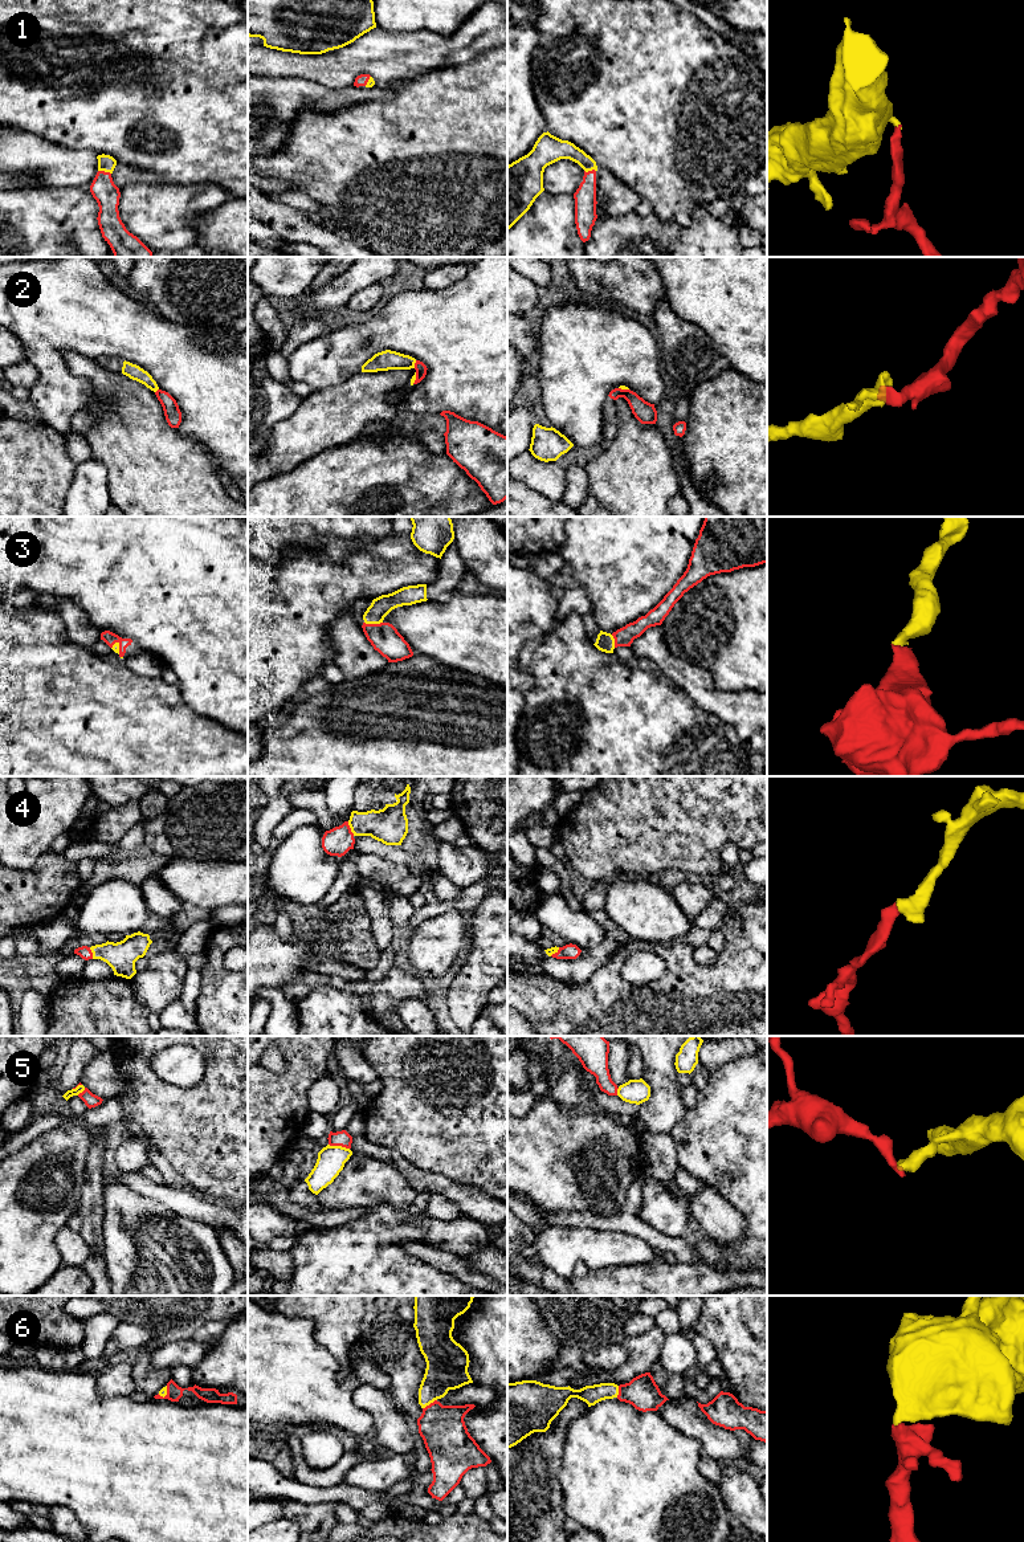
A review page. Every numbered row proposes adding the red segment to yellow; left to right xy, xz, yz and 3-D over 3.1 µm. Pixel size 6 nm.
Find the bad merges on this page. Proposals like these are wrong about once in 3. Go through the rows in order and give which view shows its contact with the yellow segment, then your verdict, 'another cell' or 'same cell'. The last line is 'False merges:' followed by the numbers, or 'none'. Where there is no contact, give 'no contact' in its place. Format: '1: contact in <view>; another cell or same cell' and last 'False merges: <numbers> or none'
1: contact in xy; same cell
2: contact in xz; another cell
3: contact in xz; same cell
4: contact in xz; same cell
5: contact in xz; another cell
6: contact in xz; same cell
False merges: 2, 5

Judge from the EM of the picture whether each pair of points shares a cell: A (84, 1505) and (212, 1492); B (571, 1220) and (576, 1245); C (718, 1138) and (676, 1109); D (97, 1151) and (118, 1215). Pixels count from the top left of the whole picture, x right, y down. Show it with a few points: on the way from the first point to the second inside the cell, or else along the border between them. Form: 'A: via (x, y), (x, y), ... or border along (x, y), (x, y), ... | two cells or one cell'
A: via (115, 1493), (180, 1492) | one cell
B: border along (546, 1224), (588, 1226), (603, 1231) | two cells
C: border along (685, 1109), (669, 1133) | two cells
D: border along (107, 1186), (103, 1194), (102, 1216) | two cells

